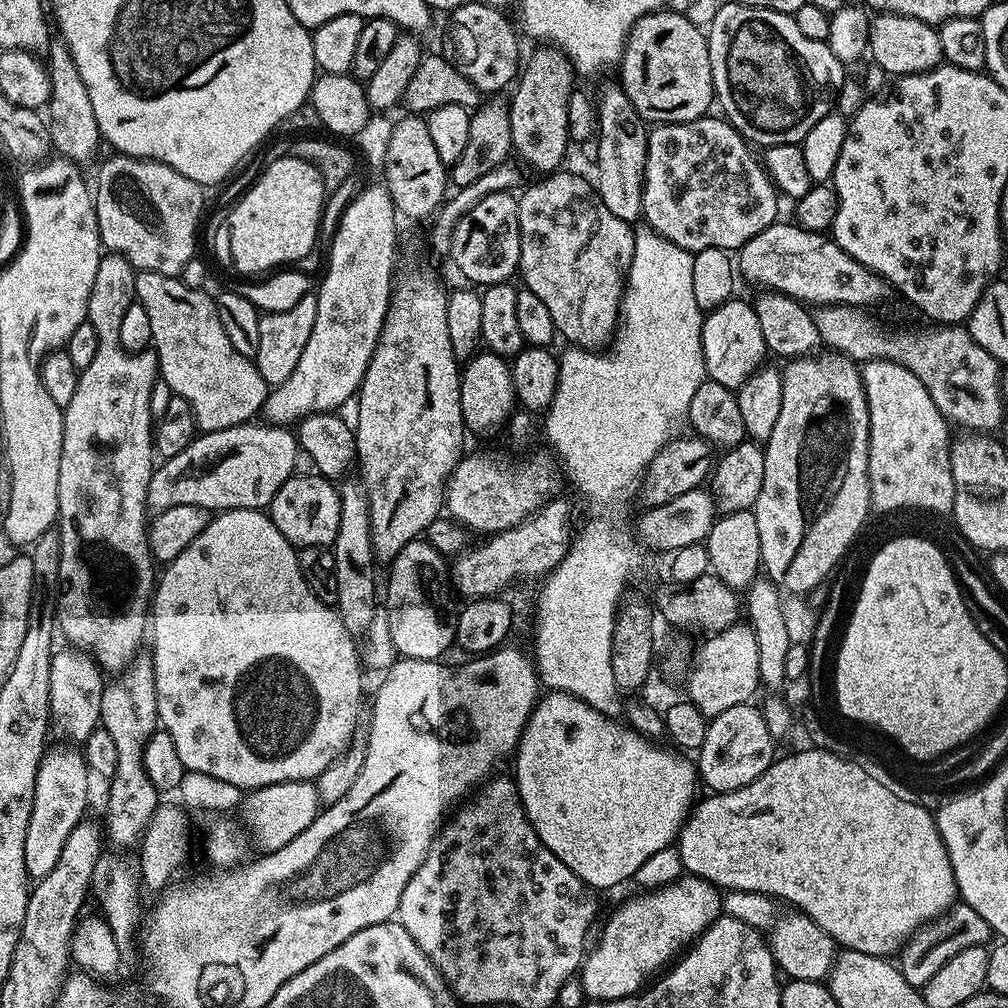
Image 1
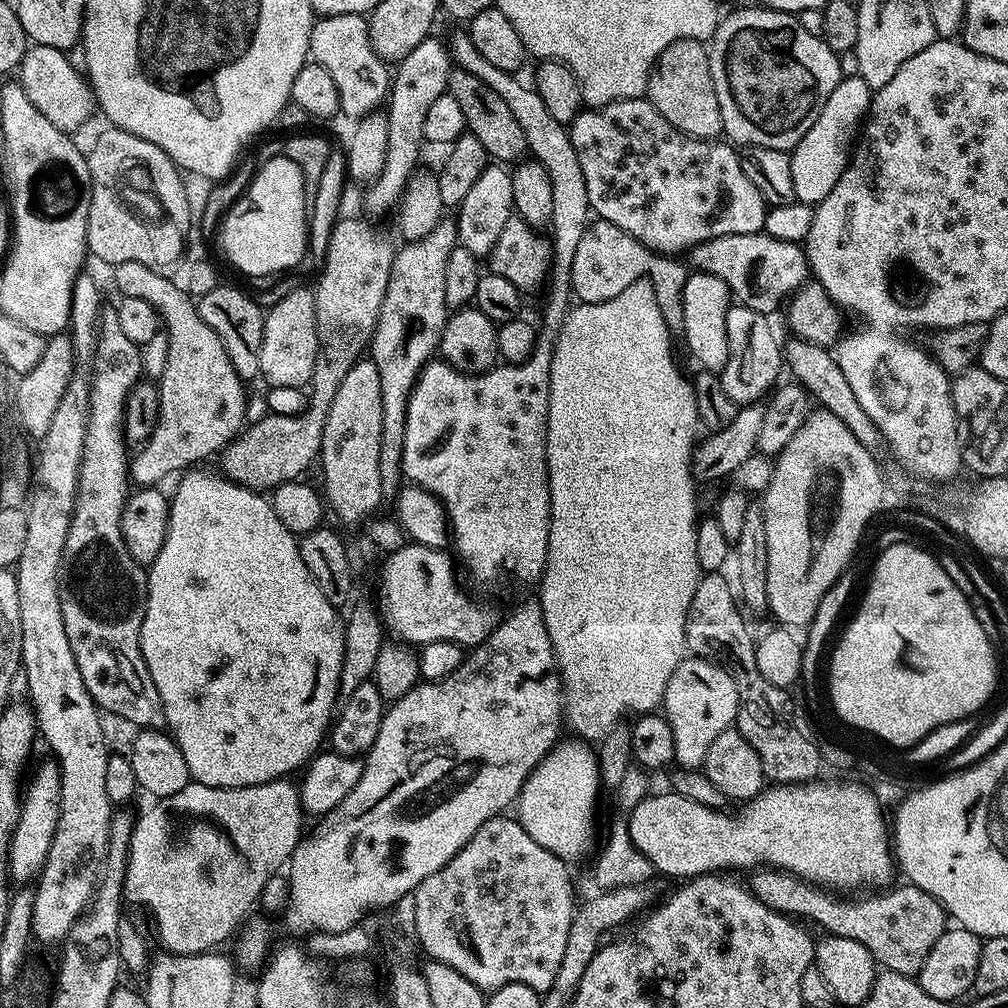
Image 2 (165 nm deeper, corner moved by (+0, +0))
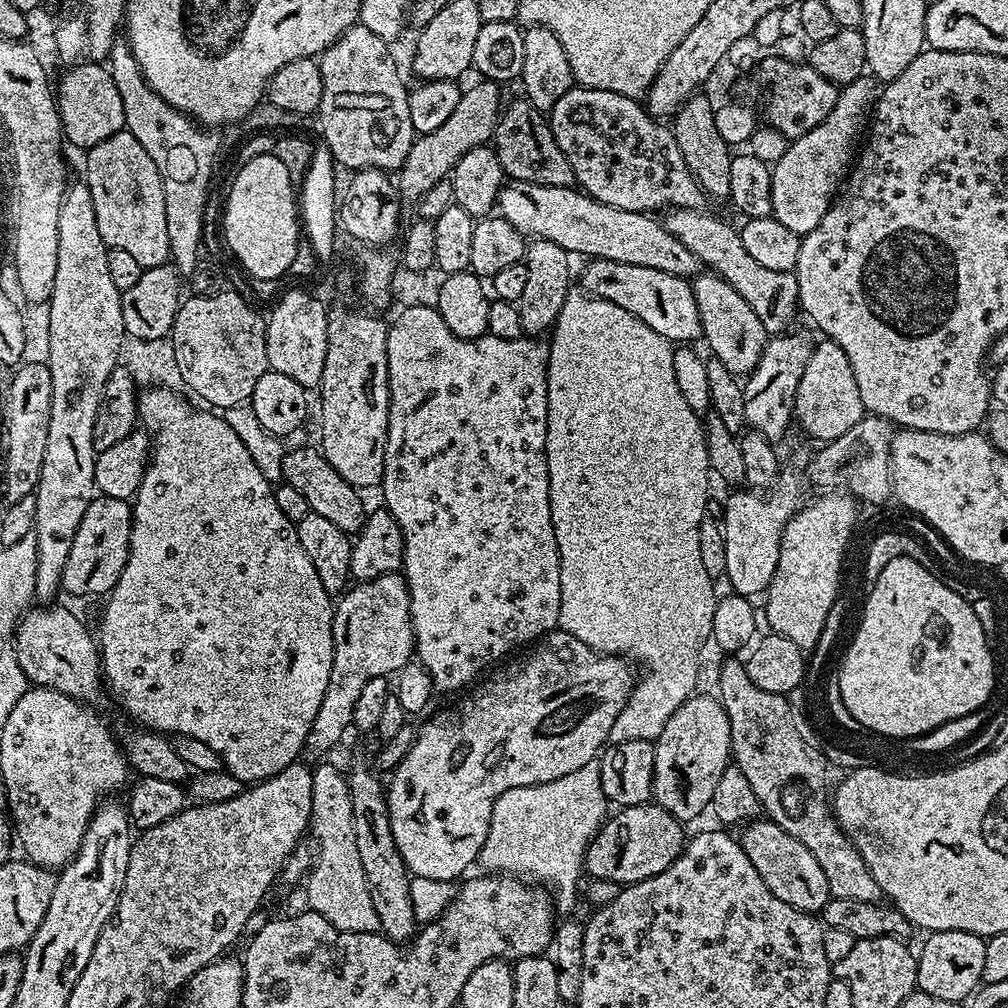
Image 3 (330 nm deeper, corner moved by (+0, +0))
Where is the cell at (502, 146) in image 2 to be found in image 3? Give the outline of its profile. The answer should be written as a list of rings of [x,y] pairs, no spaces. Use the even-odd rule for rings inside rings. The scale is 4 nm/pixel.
[[[527,98],[503,105],[500,120],[496,123],[494,147],[496,157],[508,180],[521,180],[542,186],[573,187],[576,175],[566,162],[566,154],[554,142],[552,125],[545,113],[539,112]]]

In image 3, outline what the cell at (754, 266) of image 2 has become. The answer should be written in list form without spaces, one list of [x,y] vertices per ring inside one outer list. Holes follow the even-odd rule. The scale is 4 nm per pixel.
[[[508,180],[498,194],[496,208],[499,215],[504,216],[506,222],[510,222],[510,226],[520,231],[521,236],[558,242],[558,246],[562,246],[570,254],[576,255],[577,252],[578,255],[584,256],[583,258],[626,262],[630,266],[646,266],[650,270],[662,270],[662,274],[674,274],[685,278],[695,277],[702,268],[701,261],[690,250],[686,250],[686,246],[682,246],[682,242],[678,242],[678,238],[674,238],[674,234],[670,234],[670,230],[666,230],[655,215],[606,206],[589,196],[587,192],[577,190],[575,187],[559,188],[521,180]]]

